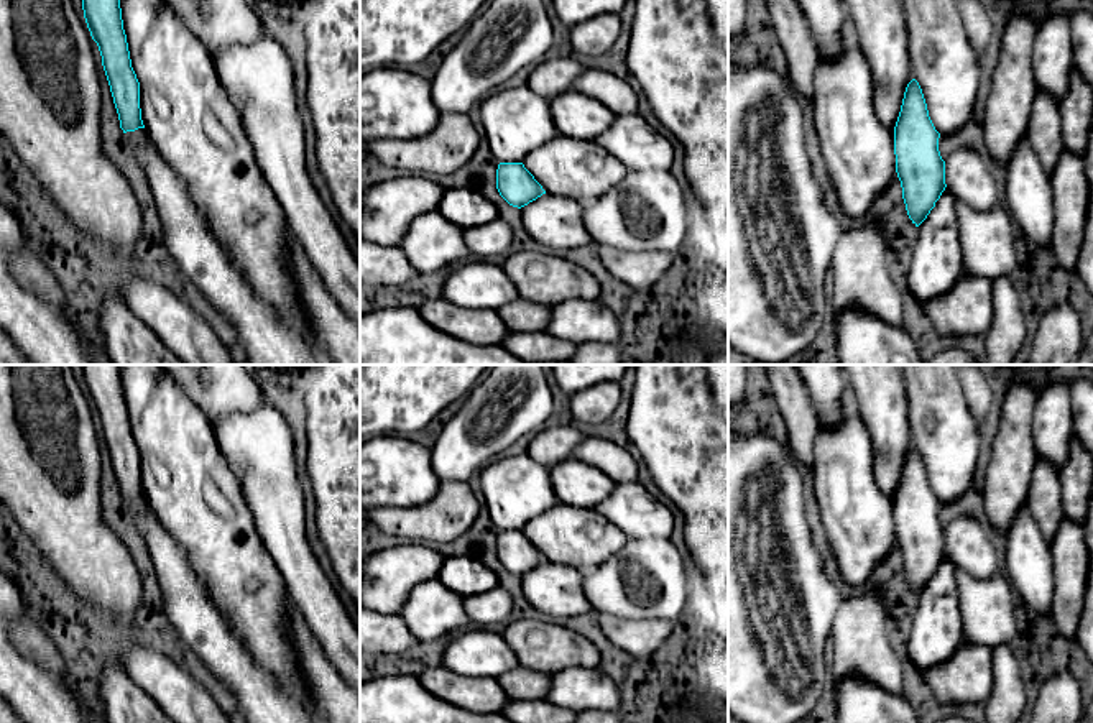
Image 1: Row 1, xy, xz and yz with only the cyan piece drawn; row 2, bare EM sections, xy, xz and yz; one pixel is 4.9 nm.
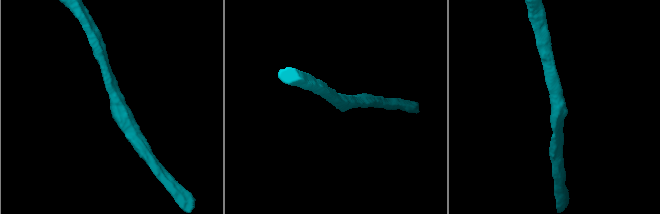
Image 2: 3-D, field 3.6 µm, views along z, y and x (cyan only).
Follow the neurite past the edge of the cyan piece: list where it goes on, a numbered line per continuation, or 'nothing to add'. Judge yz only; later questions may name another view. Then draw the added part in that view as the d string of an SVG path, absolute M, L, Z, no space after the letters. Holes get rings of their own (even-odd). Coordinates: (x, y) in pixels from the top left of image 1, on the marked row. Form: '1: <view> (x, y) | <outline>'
nothing to add

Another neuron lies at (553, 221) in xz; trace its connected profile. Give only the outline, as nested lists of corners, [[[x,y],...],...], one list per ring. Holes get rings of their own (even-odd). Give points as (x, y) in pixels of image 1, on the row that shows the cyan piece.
[[[542,194],[519,209],[528,235],[546,246],[574,250],[592,243],[582,219],[583,205],[577,200]]]

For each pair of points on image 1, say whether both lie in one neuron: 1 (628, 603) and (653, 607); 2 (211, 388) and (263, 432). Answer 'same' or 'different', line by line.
1: same
2: different

